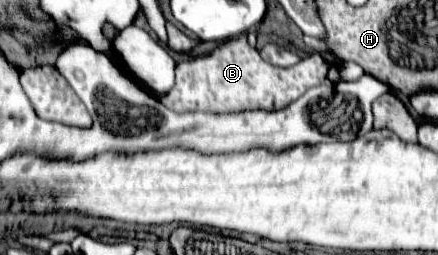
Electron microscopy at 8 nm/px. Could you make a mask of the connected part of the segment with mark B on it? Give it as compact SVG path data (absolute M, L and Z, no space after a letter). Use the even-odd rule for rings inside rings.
M238 35L222 41L210 55L176 63L176 83L166 95L160 97L160 103L176 113L232 113L250 109L278 111L288 107L300 95L304 95L306 89L320 85L322 79L338 83L340 71L336 65L328 63L320 53L312 53L292 67L272 67L270 63L262 61L254 47L248 45L246 35Z

